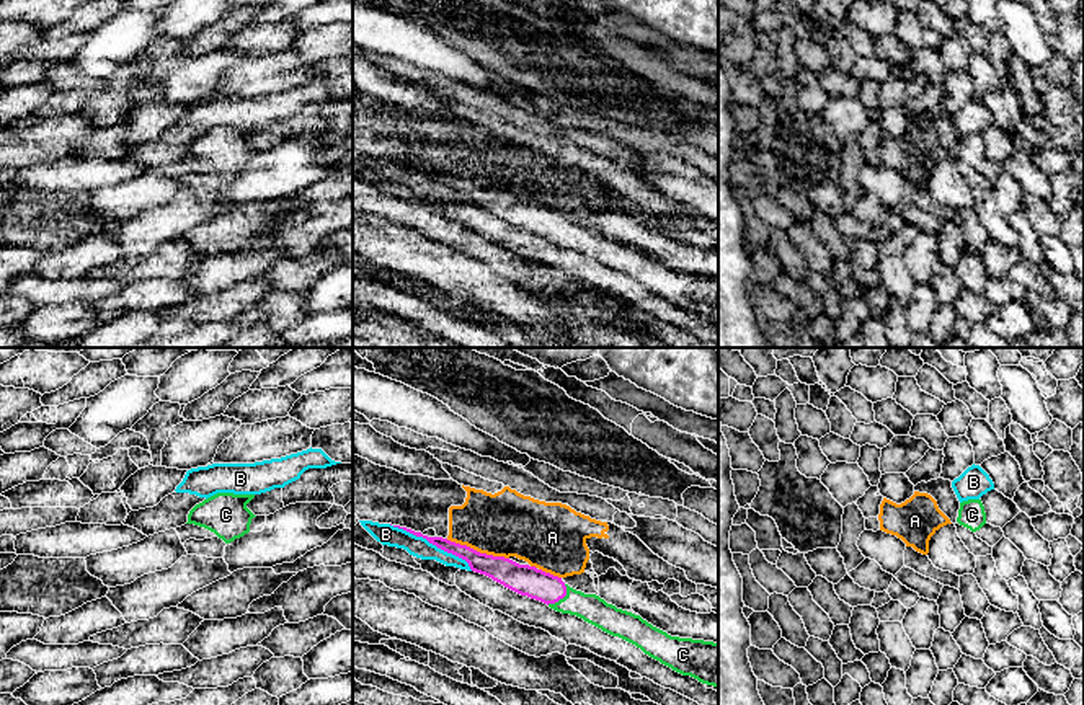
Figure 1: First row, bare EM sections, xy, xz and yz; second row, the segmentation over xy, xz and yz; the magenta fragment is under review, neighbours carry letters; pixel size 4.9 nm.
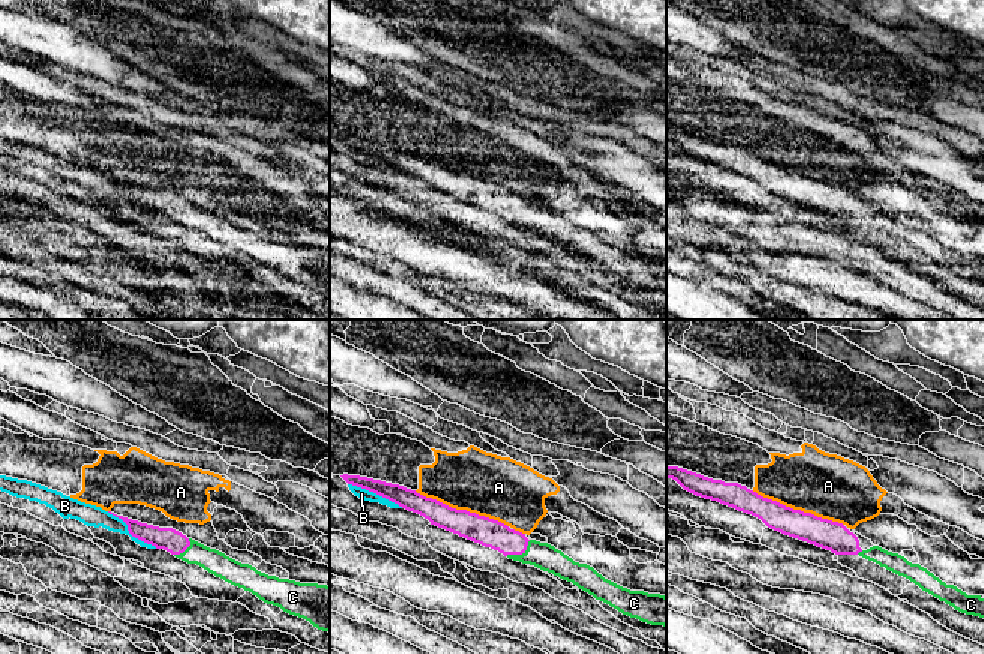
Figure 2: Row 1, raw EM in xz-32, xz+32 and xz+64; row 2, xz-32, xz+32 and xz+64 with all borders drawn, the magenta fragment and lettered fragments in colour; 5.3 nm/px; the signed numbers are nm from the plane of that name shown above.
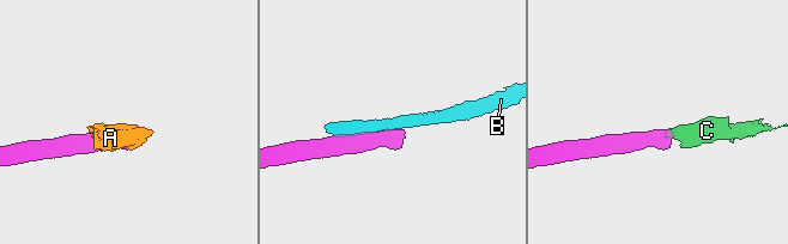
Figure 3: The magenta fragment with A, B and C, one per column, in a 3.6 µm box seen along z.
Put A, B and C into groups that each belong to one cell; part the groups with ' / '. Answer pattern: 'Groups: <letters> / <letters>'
Groups: A / B / C

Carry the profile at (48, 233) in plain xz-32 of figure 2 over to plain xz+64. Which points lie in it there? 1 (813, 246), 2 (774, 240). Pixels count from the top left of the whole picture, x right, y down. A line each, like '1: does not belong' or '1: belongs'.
1: does not belong
2: does not belong

